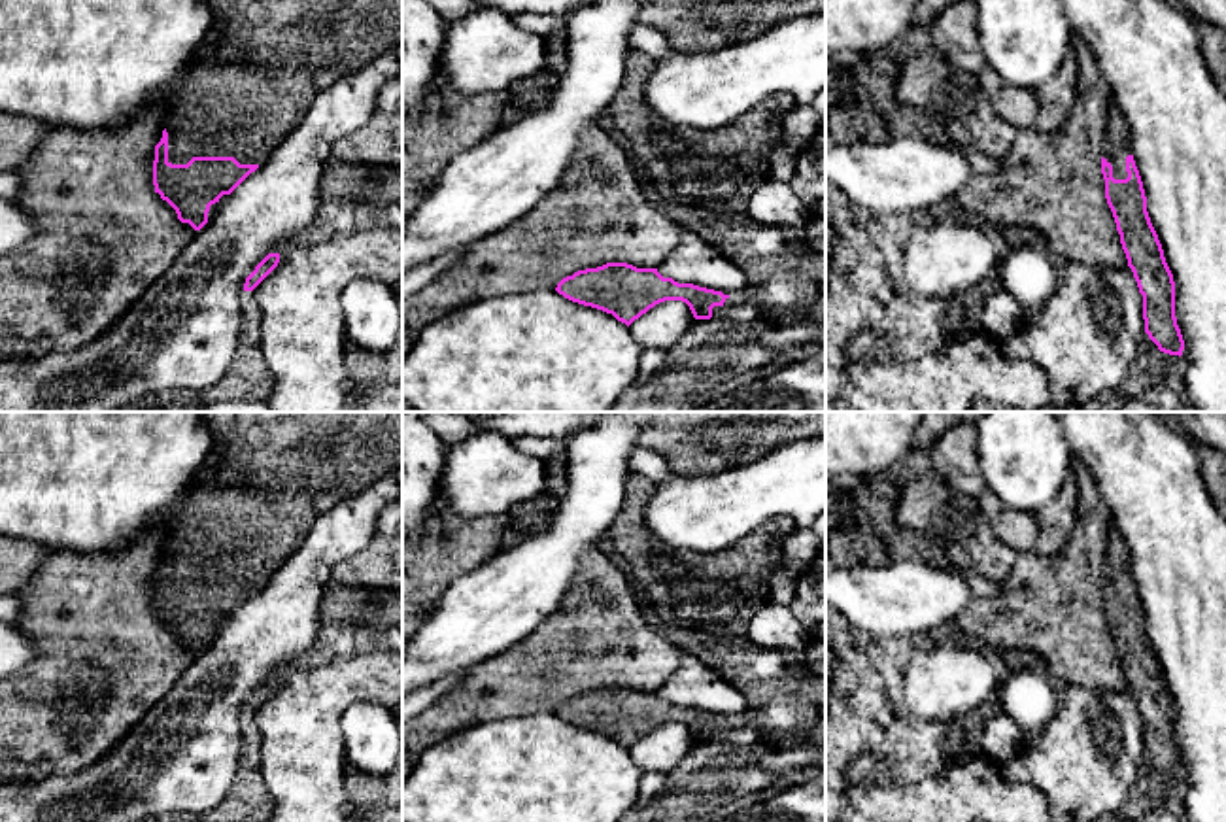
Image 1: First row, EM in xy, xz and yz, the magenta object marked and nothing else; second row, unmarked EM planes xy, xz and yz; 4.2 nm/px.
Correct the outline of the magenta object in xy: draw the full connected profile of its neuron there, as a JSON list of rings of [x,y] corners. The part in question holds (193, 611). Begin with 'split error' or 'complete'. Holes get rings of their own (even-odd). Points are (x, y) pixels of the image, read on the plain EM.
split error | [[[208,412],[208,425],[217,455],[210,489],[174,518],[153,584],[155,616],[195,654],[208,646],[212,627],[272,580],[321,514],[402,467],[402,412]]]

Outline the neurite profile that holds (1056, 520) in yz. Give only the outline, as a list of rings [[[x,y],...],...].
[[[1069,469],[1060,493],[1035,514],[1039,537],[1035,552],[1039,556],[1058,554],[1071,539],[1077,522],[1079,482],[1075,471]]]

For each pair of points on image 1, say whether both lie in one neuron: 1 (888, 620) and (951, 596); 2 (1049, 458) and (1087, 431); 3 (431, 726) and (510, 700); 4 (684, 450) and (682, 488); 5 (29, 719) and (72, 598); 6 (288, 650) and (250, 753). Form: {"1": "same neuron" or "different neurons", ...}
{"1": "same neuron", "2": "different neurons", "3": "same neuron", "4": "different neurons", "5": "same neuron", "6": "different neurons"}

